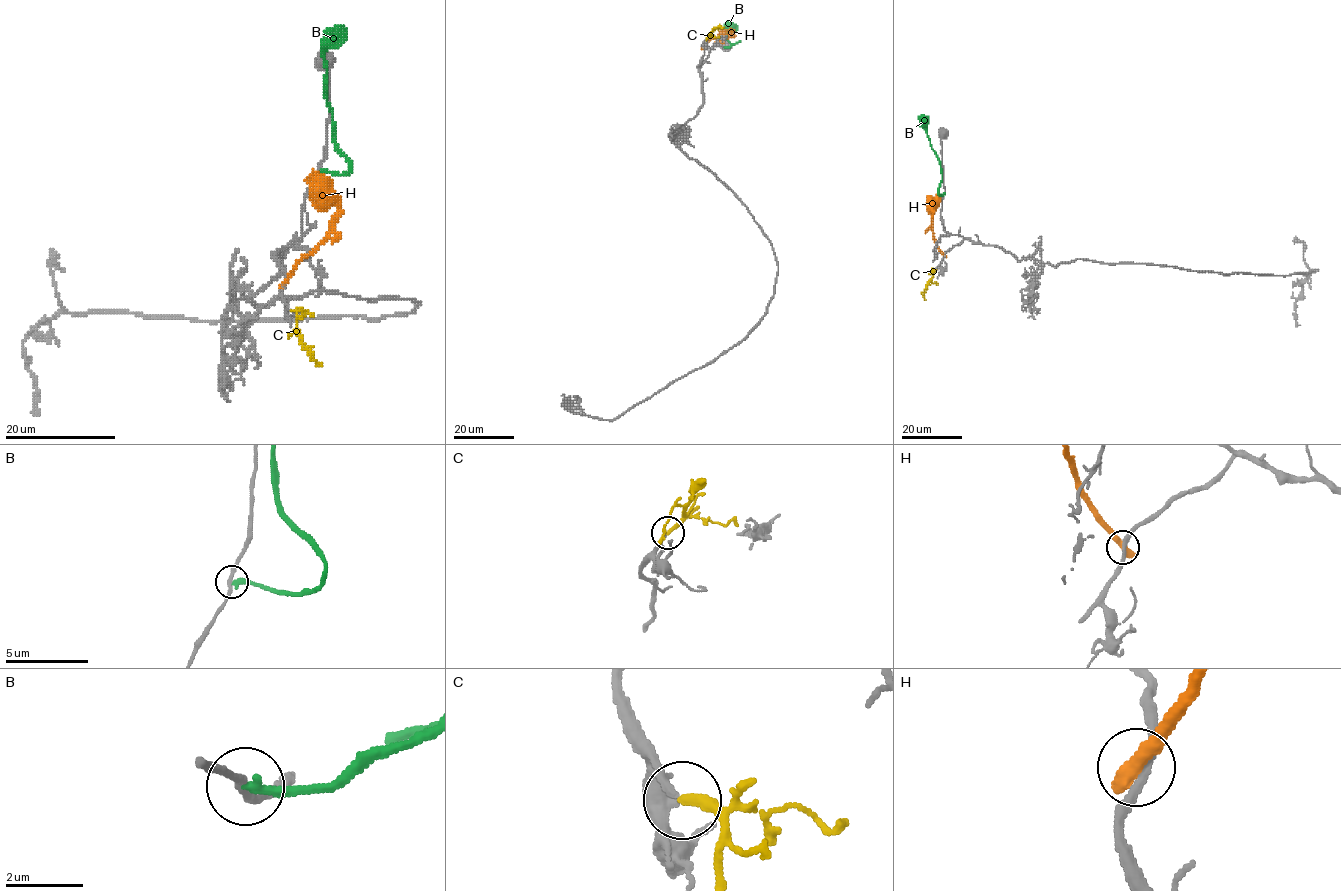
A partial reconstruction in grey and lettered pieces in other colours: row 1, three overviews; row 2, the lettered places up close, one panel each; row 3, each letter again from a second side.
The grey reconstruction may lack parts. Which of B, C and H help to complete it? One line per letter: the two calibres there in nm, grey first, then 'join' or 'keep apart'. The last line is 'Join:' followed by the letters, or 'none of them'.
B: 200 nm thick on the grey side, 280 nm on the other; keep apart
C: 240 nm thick on the grey side, 280 nm on the other; join
H: 240 nm thick on the grey side, 550 nm on the other; keep apart
Join: C

